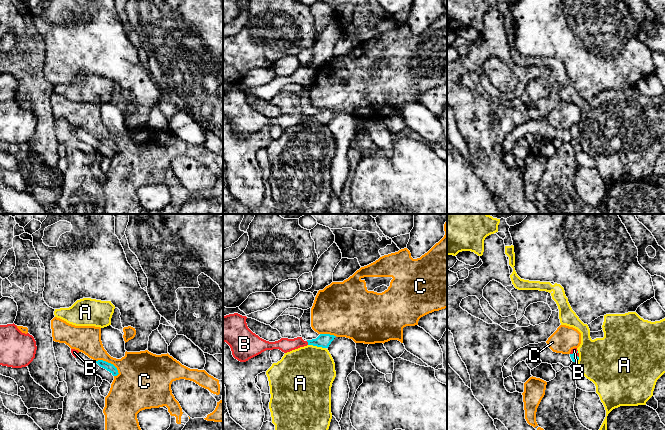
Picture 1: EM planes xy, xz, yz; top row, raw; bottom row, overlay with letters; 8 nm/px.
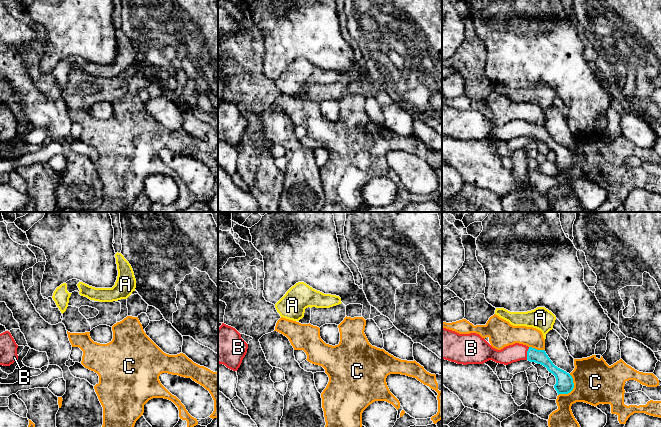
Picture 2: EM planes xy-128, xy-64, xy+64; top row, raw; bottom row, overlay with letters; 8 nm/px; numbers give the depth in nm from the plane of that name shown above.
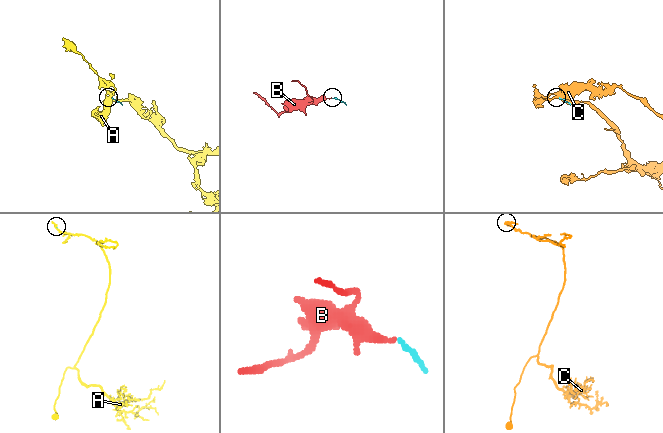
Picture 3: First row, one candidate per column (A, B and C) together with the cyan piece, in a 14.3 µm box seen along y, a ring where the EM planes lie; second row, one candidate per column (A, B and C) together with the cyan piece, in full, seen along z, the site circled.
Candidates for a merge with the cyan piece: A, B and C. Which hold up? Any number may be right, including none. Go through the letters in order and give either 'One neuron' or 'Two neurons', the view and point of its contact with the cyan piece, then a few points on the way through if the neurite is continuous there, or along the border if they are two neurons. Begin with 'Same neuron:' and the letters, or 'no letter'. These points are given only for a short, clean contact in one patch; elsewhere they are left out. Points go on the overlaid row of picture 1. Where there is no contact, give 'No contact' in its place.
Same neuron: B
A: Two neurons. Touches cyan at xz (317, 346). Boundary: xz (308, 344), (325, 348)
B: One neuron. Touches cyan at xz (308, 343). Path across: xz (323, 340), (308, 343), (285, 345)
C: Two neurons. Touches cyan at xy (109, 363)

